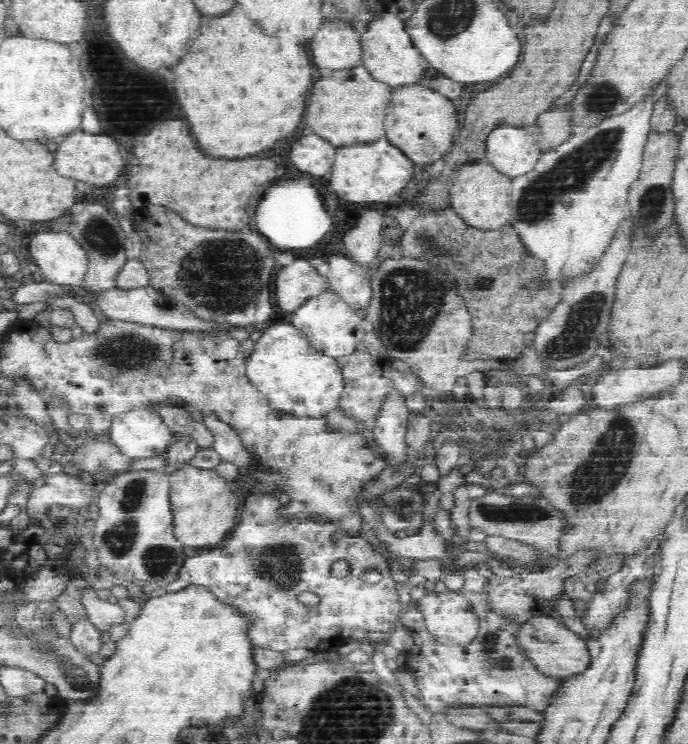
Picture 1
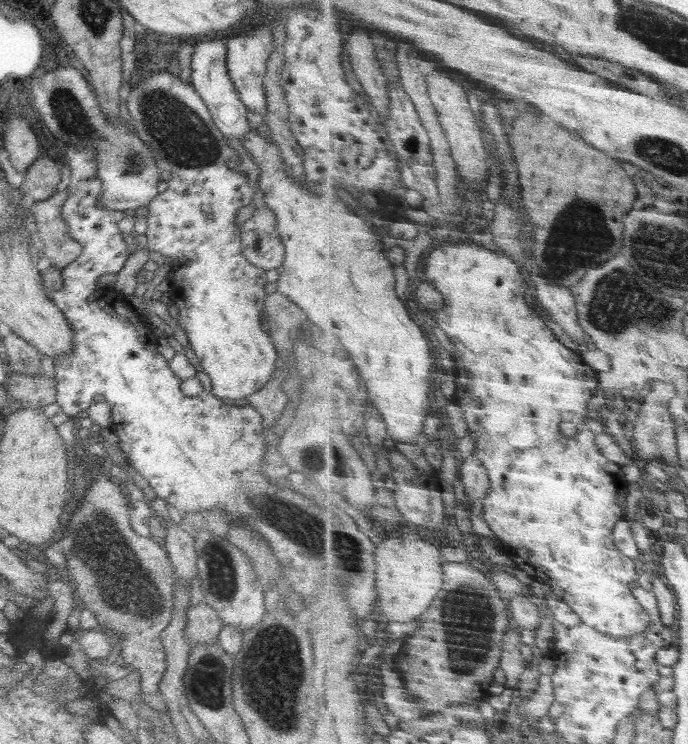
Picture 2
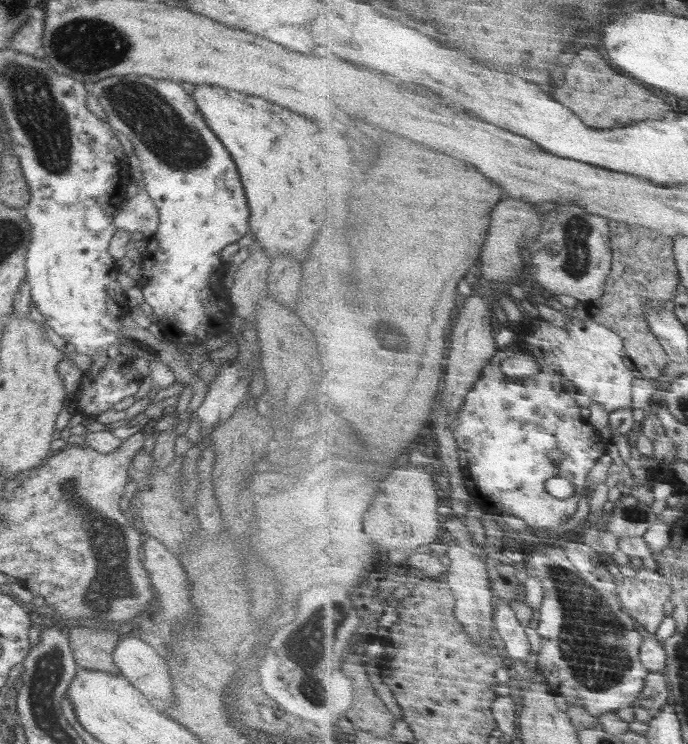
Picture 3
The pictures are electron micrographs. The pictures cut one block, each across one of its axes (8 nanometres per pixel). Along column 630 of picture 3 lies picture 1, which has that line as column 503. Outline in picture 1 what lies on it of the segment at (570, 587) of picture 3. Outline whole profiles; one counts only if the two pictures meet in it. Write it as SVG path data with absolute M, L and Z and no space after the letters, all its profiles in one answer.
M475 566L461 571L465 578L461 591L480 617L477 637L465 647L444 646L428 632L422 613L416 606L404 607L399 621L410 632L414 644L403 652L405 663L402 669L414 674L420 696L418 701L432 712L432 716L447 716L447 712L456 707L474 707L495 712L508 705L545 712L553 698L561 693L566 679L538 670L531 654L519 643L519 632L525 617L500 614L493 610L487 589L489 580L479 574L477 569Z

